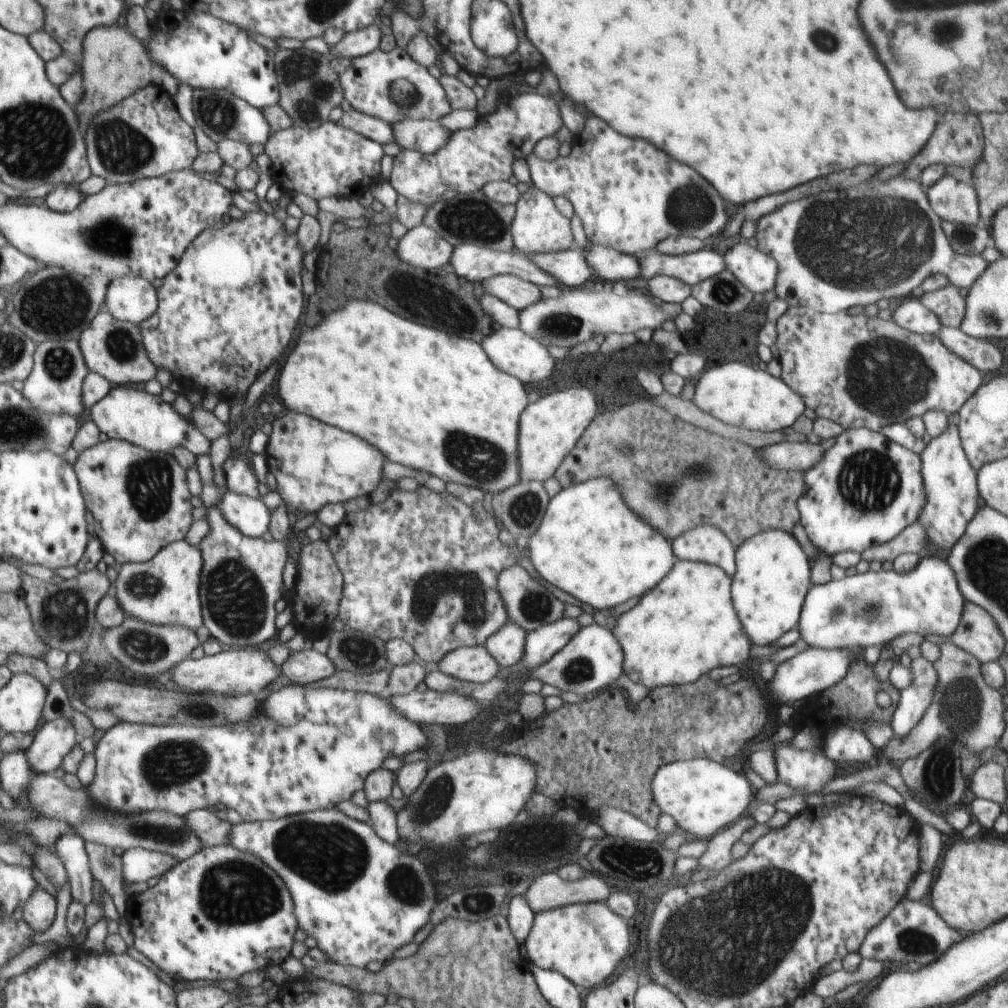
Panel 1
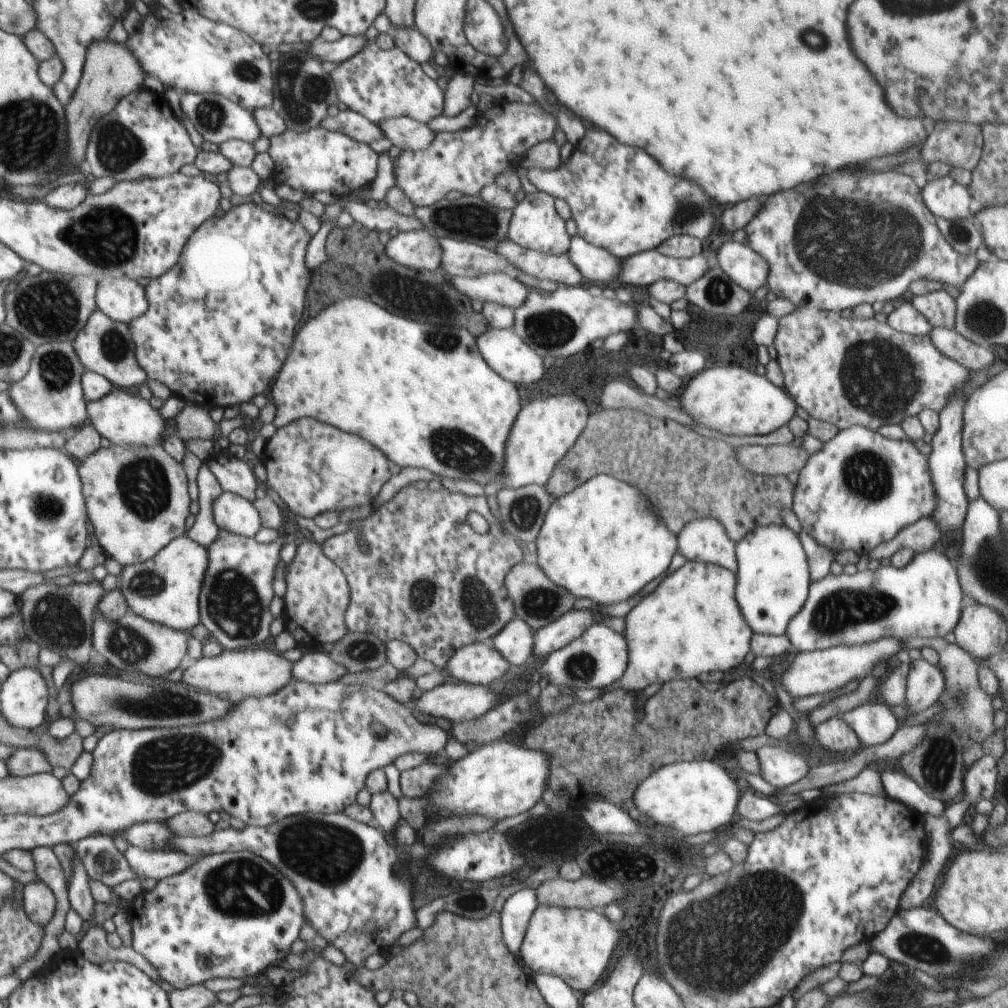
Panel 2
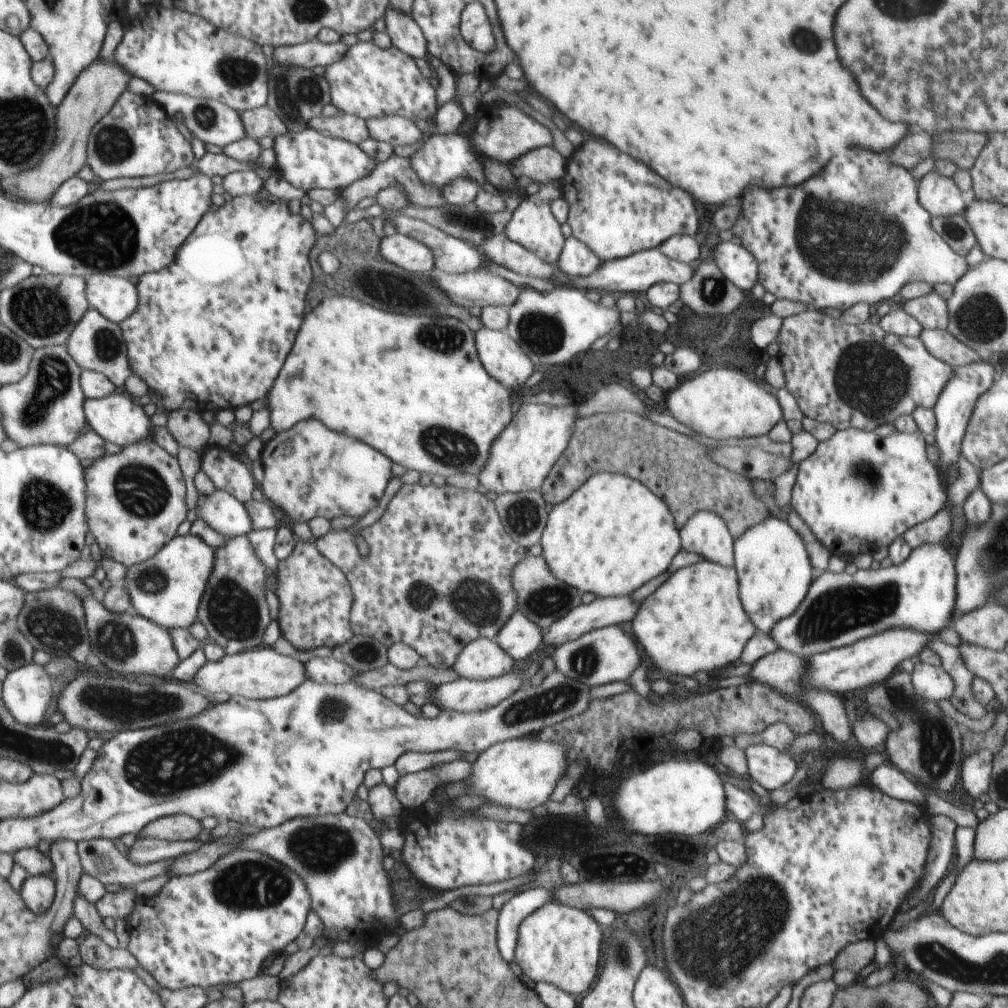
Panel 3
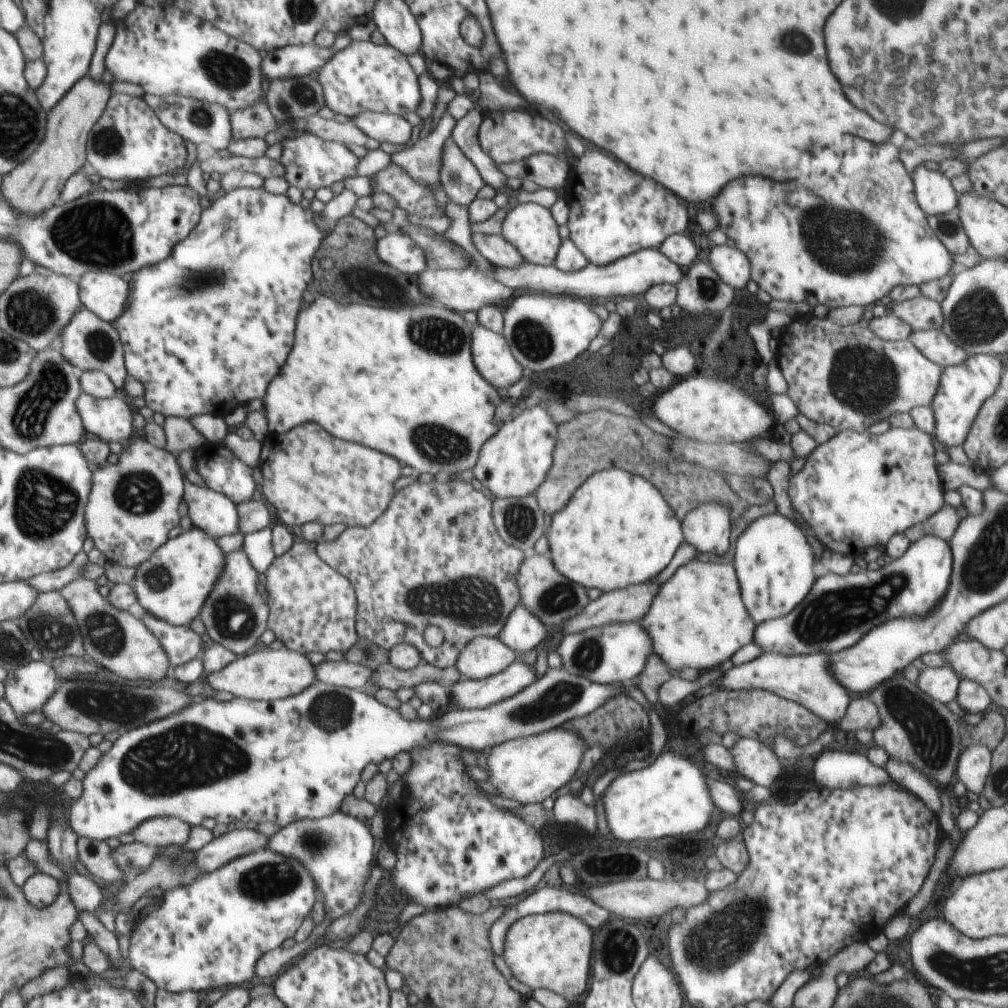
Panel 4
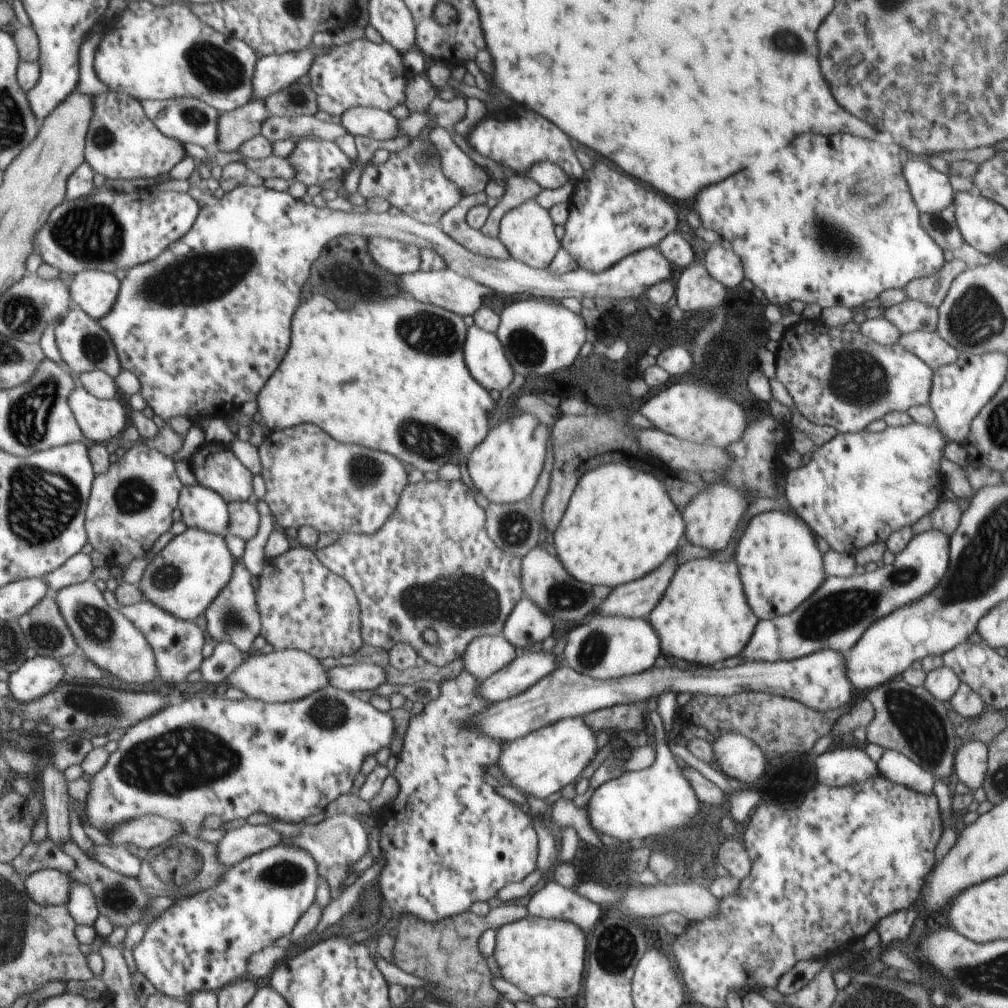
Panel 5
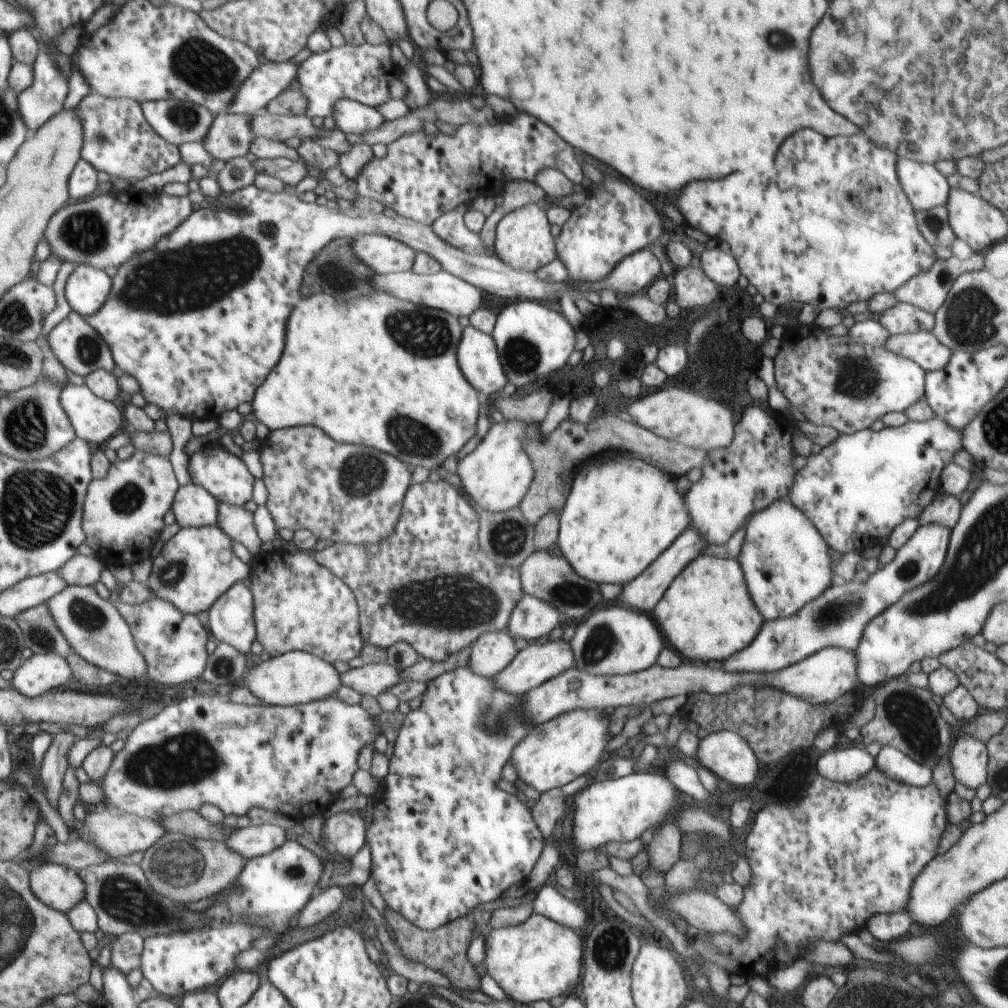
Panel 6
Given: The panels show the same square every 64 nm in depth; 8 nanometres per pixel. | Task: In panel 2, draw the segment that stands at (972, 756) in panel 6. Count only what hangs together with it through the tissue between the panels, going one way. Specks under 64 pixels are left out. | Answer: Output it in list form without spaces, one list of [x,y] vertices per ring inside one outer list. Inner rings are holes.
[[[992,754],[984,755],[972,766],[963,770],[964,792],[970,806],[982,799],[992,800],[996,794],[997,759]]]

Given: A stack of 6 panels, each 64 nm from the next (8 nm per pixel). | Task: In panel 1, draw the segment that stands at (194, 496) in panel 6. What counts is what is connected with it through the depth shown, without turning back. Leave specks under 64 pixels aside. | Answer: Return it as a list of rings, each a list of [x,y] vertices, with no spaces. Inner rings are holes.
[[[226,492],[217,504],[220,512],[224,514],[226,522],[249,537],[264,536],[270,528],[270,510],[262,502],[261,497]]]

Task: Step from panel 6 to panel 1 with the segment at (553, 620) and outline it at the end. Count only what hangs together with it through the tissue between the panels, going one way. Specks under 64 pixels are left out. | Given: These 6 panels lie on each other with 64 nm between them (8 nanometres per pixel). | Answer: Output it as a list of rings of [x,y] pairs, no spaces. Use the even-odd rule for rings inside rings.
[[[509,620],[498,632],[492,634],[484,645],[490,656],[498,662],[498,666],[514,666],[524,654],[526,636],[526,630]]]

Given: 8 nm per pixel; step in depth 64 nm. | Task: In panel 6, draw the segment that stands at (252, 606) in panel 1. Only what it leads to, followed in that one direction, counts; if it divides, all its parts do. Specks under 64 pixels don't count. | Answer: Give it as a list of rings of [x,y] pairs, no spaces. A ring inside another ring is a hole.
[[[244,582],[234,584],[208,609],[210,632],[221,643],[229,644],[246,655],[256,638],[254,603],[250,587]]]

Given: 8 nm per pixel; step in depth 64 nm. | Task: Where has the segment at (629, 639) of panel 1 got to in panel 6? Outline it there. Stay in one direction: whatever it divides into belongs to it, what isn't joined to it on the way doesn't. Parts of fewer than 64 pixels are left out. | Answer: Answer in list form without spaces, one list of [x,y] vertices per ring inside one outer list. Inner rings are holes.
[[[702,555],[692,560],[678,573],[664,596],[653,608],[653,618],[664,634],[666,645],[675,650],[684,661],[700,660],[706,664],[717,664],[736,652],[743,651],[746,646],[754,642],[765,621],[752,598],[746,596],[746,588],[744,572],[738,559]]]

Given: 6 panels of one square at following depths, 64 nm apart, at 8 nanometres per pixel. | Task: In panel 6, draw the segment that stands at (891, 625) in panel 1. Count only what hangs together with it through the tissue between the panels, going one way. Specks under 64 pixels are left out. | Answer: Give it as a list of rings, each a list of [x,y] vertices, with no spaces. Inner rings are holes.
[[[938,522],[918,526],[912,538],[896,550],[895,558],[871,574],[866,582],[856,579],[836,581],[822,596],[808,602],[794,616],[765,620],[750,646],[713,665],[726,672],[776,672],[778,669],[802,662],[823,648],[855,650],[864,628],[872,618],[884,612],[890,604],[898,602],[900,596],[905,596],[906,592],[914,590],[916,586],[926,584],[940,572],[946,560],[950,535],[951,529]]]

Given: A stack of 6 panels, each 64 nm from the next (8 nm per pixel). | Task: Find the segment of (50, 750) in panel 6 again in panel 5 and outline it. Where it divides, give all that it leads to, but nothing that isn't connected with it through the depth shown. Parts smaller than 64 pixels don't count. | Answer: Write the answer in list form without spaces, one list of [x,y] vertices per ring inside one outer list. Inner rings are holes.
[[[46,764],[41,775],[46,822],[48,822],[47,835],[59,847],[62,842],[70,842],[70,838],[72,839],[66,777],[64,770],[54,768],[52,764]]]

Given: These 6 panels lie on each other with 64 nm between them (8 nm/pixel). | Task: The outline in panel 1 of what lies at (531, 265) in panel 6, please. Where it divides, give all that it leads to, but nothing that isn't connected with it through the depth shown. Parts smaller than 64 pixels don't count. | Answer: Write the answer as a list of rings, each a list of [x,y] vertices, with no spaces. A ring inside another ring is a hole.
[[[536,187],[528,188],[520,195],[515,207],[516,212],[510,228],[515,250],[525,254],[542,254],[564,252],[574,246],[570,219],[556,208],[554,199],[549,194]]]

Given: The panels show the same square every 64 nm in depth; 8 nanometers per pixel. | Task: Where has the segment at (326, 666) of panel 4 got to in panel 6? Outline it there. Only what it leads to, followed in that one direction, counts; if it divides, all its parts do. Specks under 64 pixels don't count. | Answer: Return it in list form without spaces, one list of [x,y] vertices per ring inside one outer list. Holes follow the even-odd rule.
[[[367,660],[362,667],[352,668],[344,674],[340,674],[340,680],[342,680],[342,685],[356,690],[361,695],[376,697],[402,682],[400,680],[402,671],[388,663],[372,663]]]

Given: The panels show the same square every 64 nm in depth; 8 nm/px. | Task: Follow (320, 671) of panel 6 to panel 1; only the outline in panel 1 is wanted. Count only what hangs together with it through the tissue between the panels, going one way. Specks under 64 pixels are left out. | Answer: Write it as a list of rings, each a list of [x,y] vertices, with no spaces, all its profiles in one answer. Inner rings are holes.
[[[227,647],[215,655],[204,655],[200,659],[186,657],[180,664],[172,668],[172,681],[180,689],[190,693],[216,693],[216,694],[266,694],[270,684],[282,675],[282,668],[276,666],[267,651],[258,647]]]

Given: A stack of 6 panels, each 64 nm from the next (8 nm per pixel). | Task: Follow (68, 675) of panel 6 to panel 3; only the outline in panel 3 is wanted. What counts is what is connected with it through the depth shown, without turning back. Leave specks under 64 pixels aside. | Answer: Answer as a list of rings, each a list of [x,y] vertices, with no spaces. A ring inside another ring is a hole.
[[[32,662],[9,671],[1,699],[16,722],[37,727],[42,725],[54,690],[54,678],[46,672],[46,666]]]

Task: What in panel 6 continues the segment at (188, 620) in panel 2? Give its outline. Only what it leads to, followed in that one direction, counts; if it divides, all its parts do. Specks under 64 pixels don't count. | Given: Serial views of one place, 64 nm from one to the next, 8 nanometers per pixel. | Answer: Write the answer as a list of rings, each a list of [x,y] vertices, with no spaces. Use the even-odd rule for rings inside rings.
[[[218,526],[181,528],[172,538],[158,545],[147,581],[154,596],[168,600],[182,614],[208,610],[222,594],[236,582],[248,578],[248,568],[238,560],[230,548],[233,541]]]

